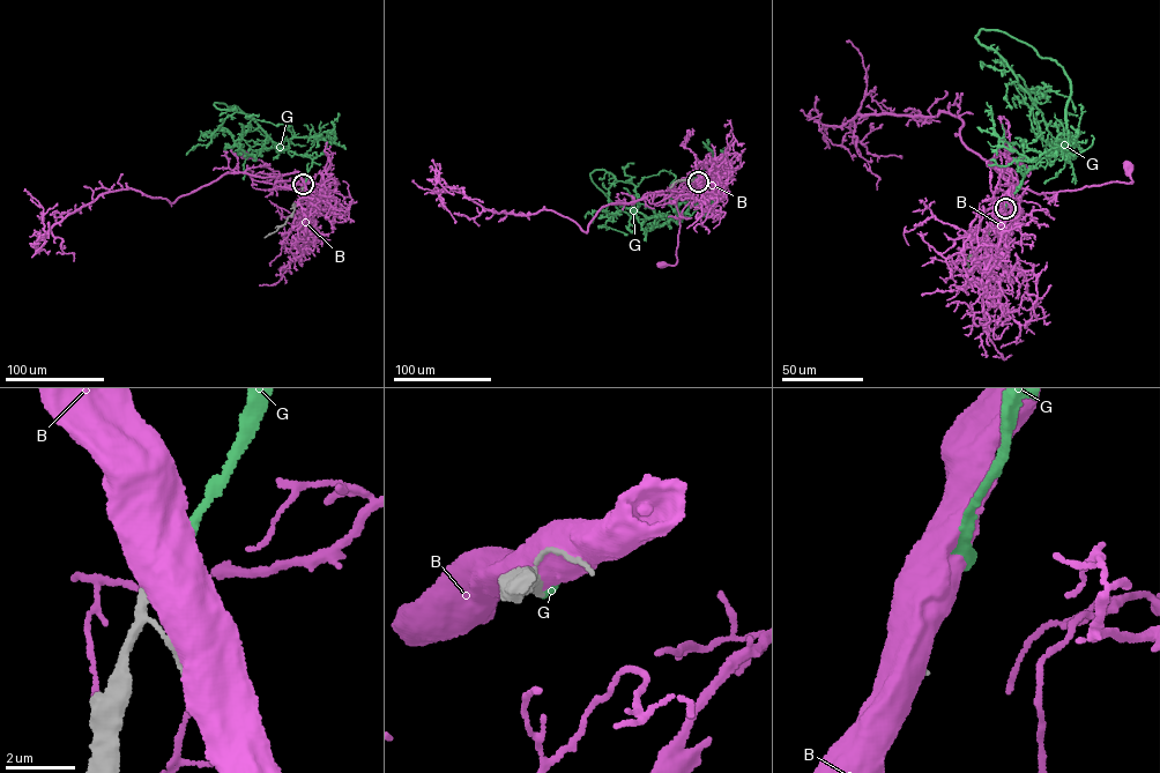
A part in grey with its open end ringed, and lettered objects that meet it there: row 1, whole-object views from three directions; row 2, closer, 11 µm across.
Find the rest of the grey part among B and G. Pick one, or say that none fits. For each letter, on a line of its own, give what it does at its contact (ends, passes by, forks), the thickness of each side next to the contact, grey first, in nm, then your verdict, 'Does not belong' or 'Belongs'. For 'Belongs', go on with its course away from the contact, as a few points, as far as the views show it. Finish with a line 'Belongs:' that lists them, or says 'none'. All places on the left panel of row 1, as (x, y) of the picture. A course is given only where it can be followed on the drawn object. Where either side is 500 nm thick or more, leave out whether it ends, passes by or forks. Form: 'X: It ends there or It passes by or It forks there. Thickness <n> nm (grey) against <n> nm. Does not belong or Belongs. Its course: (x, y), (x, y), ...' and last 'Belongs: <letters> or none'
B: Thickness 240 nm (grey) against 750 nm. Does not belong
G: It ends there. Thickness 280 nm (grey) against 240 nm. Belongs. Its course: (304, 184), (312, 160), (267, 136), (251, 149), (239, 134), (250, 114), (235, 112), (207, 133), (224, 136)
Belongs: G

